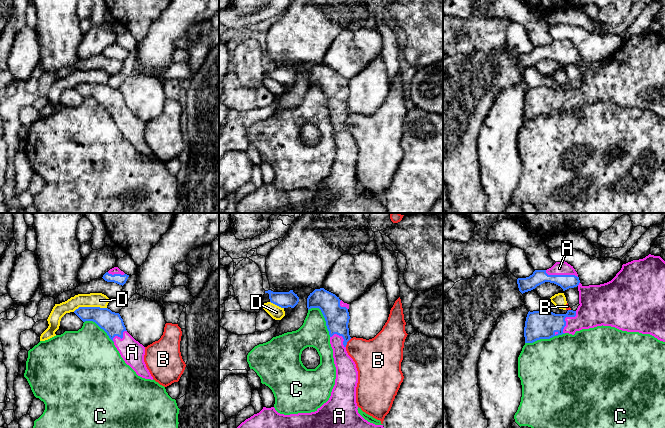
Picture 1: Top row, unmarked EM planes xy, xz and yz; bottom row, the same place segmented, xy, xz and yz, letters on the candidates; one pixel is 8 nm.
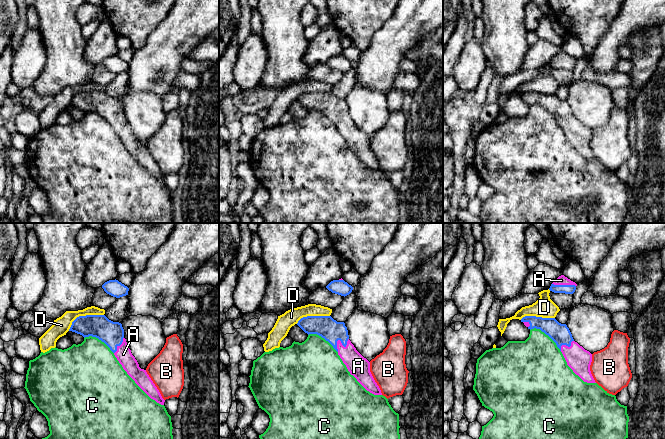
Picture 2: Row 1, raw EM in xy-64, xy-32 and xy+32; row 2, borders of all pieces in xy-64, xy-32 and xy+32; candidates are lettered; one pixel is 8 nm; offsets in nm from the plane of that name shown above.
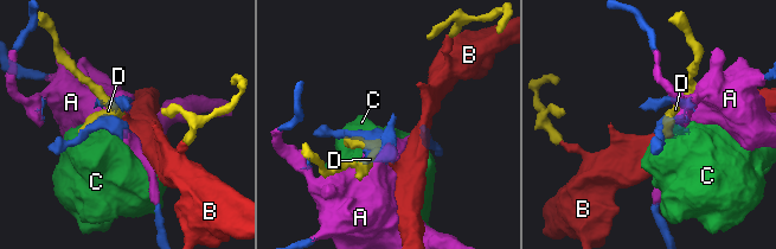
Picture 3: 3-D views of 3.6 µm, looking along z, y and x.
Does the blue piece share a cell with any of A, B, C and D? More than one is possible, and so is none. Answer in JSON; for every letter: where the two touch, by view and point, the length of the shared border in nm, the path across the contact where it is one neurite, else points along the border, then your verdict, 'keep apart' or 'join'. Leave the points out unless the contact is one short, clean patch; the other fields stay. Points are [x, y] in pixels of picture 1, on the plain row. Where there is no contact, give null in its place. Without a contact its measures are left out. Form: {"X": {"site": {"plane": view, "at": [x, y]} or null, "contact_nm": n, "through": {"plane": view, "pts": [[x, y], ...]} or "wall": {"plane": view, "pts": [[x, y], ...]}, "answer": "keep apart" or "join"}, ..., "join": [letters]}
{"A": {"site": {"plane": "yz", "at": [561, 51]}, "contact_nm": 280, "answer": "join"}, "B": {"site": {"plane": "xz", "at": [347, 117]}, "contact_nm": 90, "wall": {"plane": "xz", "pts": [[351, 114], [345, 122]]}, "answer": "keep apart"}, "C": {"site": {"plane": "yz", "at": [545, 114]}, "contact_nm": 340, "answer": "keep apart"}, "D": {"site": {"plane": "xy", "at": [89, 83]}, "contact_nm": 280, "answer": "keep apart"}, "join": ["A"]}

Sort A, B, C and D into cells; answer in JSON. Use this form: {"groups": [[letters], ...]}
{"groups": [["A"], ["B", "D"], ["C"]]}

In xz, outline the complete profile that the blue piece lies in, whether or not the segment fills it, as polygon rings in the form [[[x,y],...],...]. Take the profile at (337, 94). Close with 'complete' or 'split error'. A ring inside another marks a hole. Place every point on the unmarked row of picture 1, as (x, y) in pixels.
[[[324,64],[315,65],[307,74],[307,84],[319,84],[325,94],[336,143],[335,161],[329,176],[315,188],[284,191],[274,183],[263,185],[236,204],[237,213],[388,213],[383,201],[375,201],[358,189],[356,163],[358,147],[346,127],[349,111],[349,80]]]; split error

